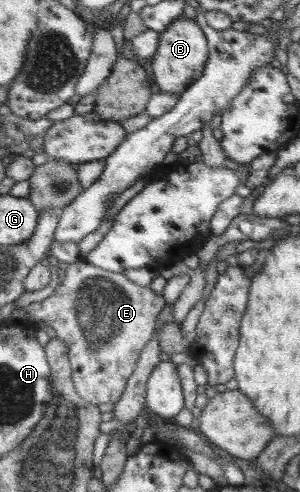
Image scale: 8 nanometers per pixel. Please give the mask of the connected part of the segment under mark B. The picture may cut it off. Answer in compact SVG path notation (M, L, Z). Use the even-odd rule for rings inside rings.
M183 16L169 25L160 34L159 47L152 56L151 68L153 68L155 84L159 86L160 92L180 95L202 75L205 63L209 60L208 43L196 21L188 20Z

